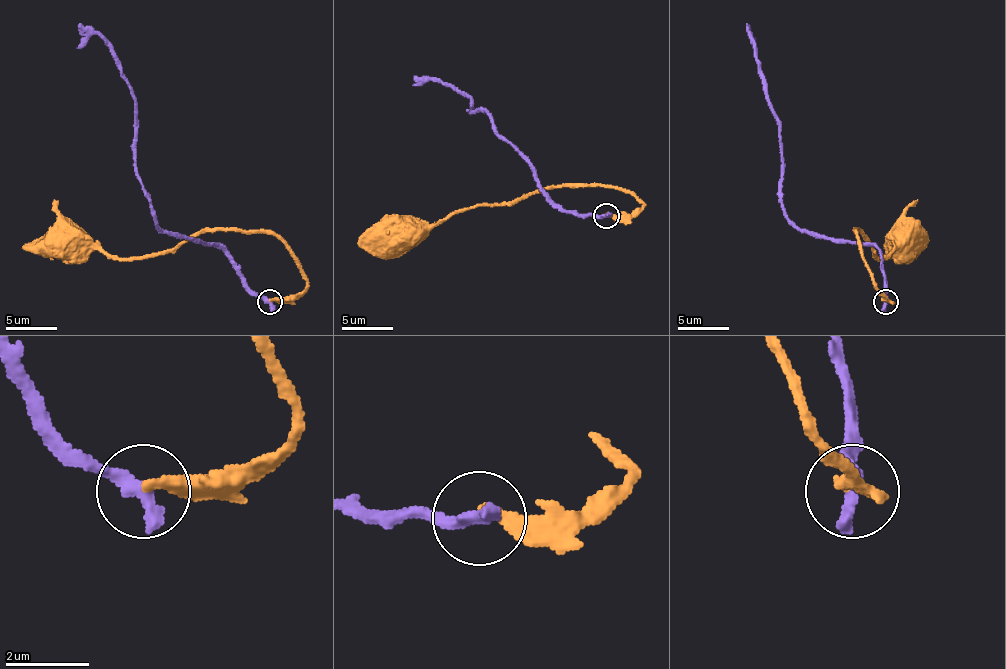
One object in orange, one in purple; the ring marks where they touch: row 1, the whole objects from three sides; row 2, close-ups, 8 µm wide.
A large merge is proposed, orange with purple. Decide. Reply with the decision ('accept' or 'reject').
reject

